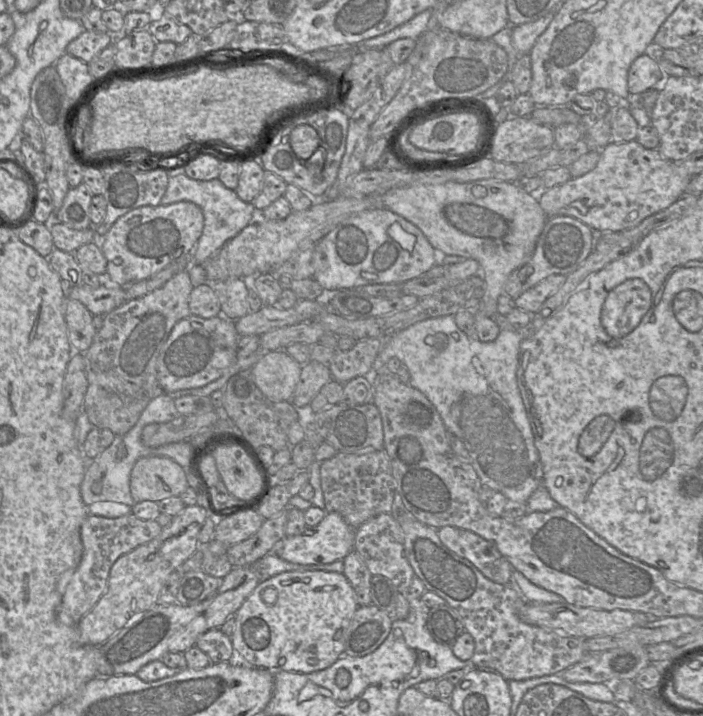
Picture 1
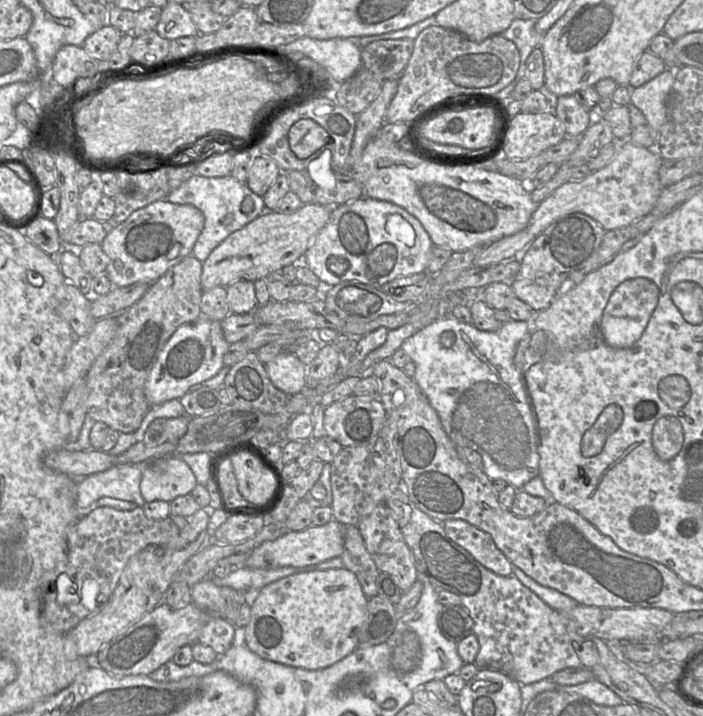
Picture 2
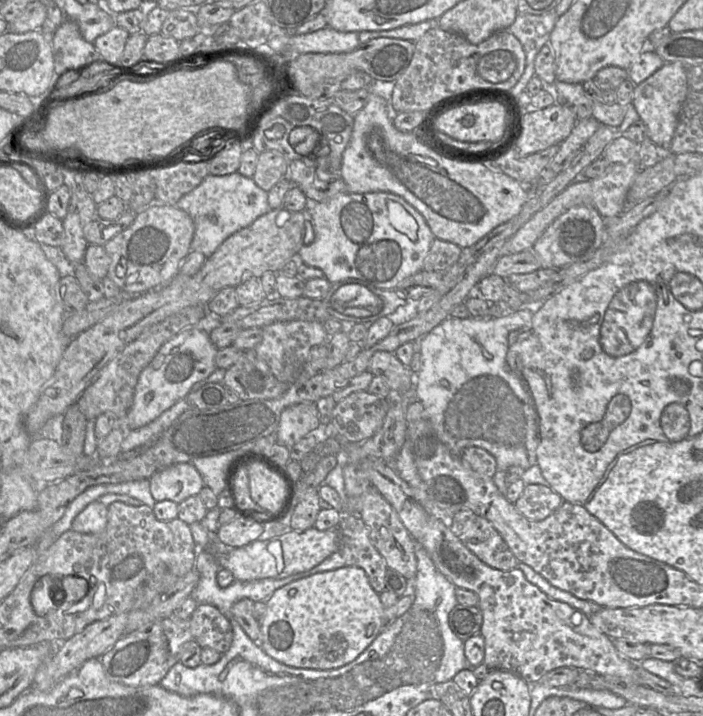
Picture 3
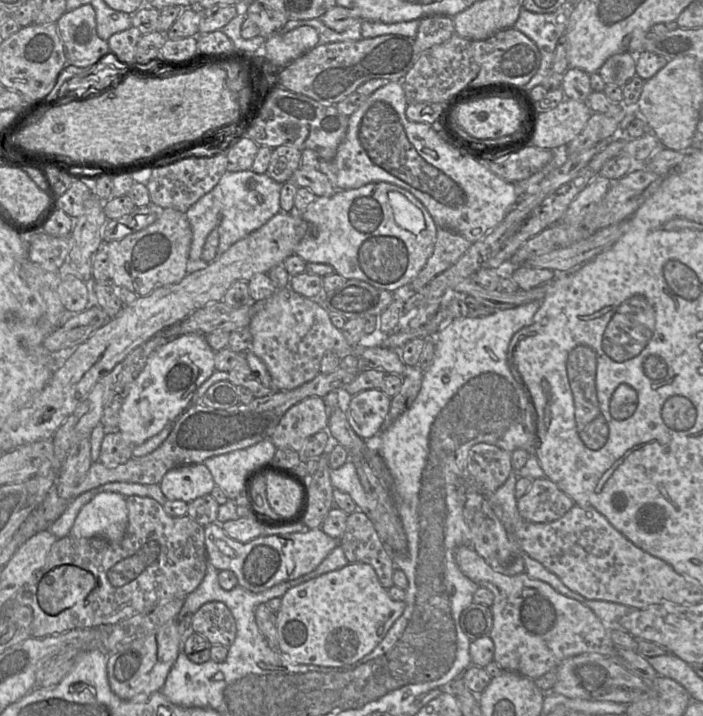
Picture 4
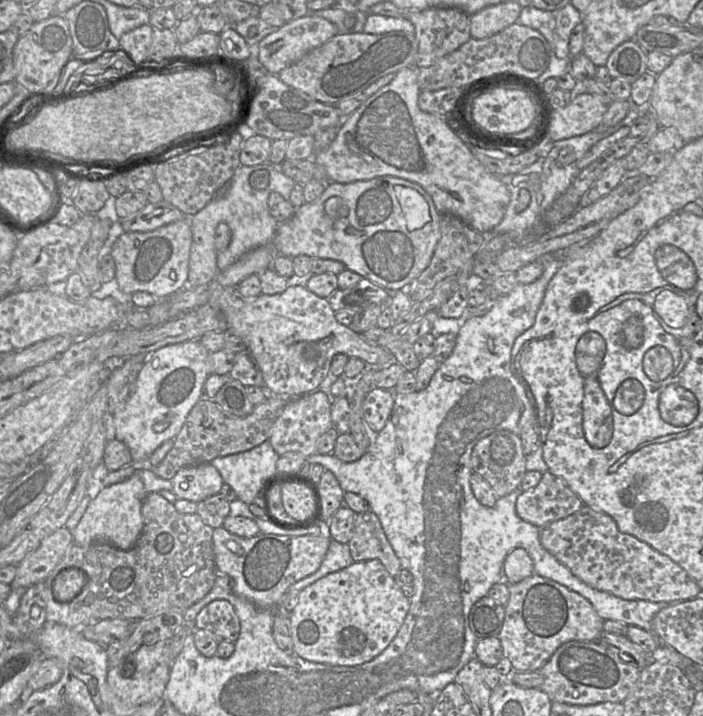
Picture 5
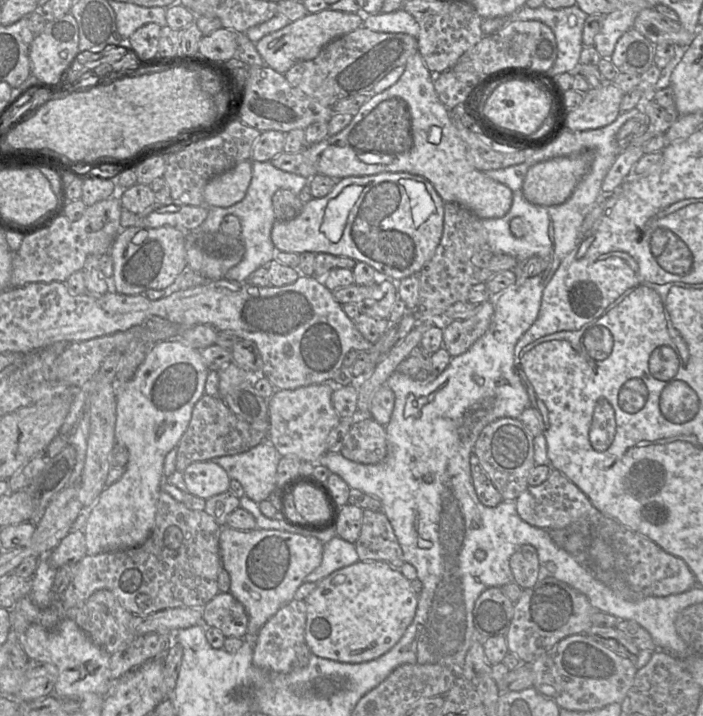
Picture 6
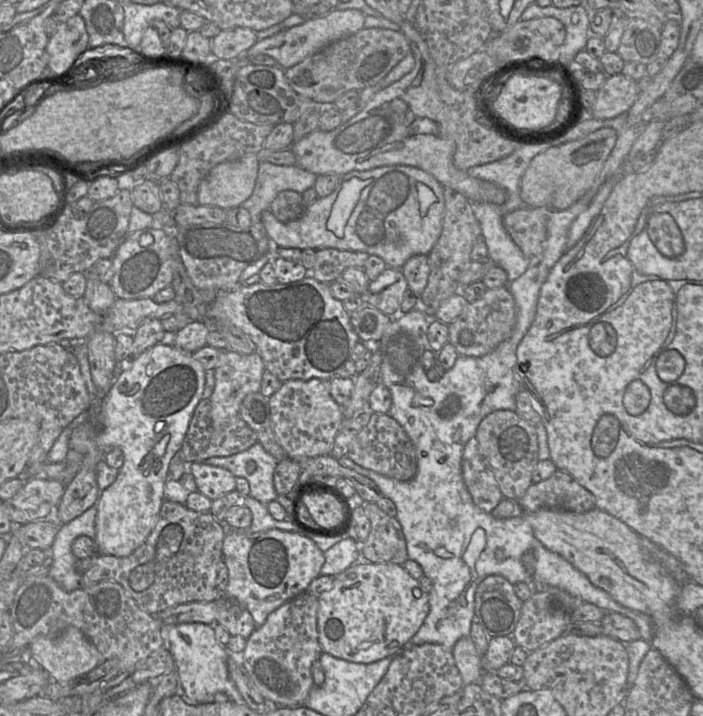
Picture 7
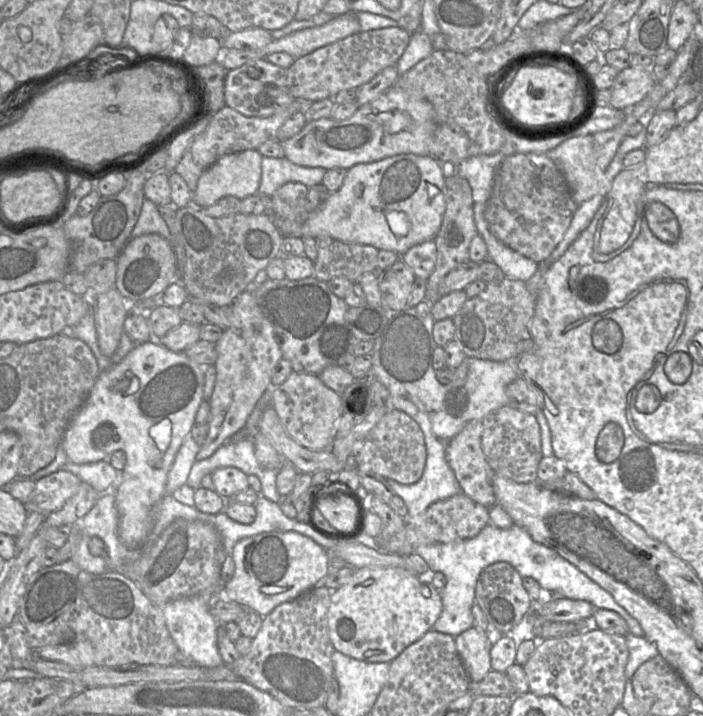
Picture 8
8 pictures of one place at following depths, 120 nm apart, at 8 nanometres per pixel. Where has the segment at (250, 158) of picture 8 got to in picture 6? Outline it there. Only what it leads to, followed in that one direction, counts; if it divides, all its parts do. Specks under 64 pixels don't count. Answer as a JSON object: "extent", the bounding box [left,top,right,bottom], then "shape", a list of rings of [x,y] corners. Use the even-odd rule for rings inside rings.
{"extent":[204,160,252,207],"shape":[[[245,160],[213,177],[204,188],[207,207],[229,207],[246,195],[252,179],[252,160]]]}

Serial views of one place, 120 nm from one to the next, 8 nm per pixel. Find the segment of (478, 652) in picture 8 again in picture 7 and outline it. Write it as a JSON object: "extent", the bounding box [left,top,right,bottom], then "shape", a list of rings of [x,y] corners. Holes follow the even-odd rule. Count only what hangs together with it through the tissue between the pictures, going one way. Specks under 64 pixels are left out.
{"extent":[453,635,484,686],"shape":[[[469,635],[462,637],[455,643],[453,655],[464,686],[479,683],[484,673],[484,656],[478,653]]]}

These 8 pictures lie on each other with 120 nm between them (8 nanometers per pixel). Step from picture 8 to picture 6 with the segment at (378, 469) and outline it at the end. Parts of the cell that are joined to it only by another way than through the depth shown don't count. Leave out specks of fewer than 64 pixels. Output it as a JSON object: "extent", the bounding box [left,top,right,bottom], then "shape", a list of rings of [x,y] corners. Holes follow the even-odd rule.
{"extent":[340,417,388,464],"shape":[[[372,417],[357,419],[350,427],[340,453],[362,464],[377,464],[388,453],[385,426]]]}

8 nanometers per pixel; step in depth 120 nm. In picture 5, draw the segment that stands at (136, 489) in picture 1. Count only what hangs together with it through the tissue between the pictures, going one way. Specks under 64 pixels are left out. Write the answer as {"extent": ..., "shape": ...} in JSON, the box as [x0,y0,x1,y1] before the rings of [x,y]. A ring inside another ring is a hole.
{"extent":[170,462,224,503],"shape":[[[209,462],[185,466],[170,481],[178,499],[196,503],[220,493],[224,484],[220,472]]]}

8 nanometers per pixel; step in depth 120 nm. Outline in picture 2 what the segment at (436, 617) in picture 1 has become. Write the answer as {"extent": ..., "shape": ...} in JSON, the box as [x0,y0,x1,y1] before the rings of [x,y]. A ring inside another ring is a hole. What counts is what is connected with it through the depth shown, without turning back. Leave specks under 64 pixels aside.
{"extent":[438,605,474,643],"shape":[[[444,605],[438,614],[438,627],[449,641],[459,643],[473,634],[474,622],[463,605]]]}

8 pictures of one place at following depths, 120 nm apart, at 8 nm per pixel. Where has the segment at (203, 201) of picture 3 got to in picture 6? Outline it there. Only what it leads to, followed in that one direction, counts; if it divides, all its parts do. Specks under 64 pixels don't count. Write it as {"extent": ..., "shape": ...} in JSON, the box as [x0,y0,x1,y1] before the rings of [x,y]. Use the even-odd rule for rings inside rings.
{"extent":[199,161,309,282],"shape":[[[252,161],[252,179],[245,197],[238,203],[229,207],[208,207],[208,215],[199,226],[205,232],[218,232],[223,218],[229,214],[237,216],[241,223],[240,238],[245,246],[242,260],[232,267],[225,275],[228,280],[246,282],[248,277],[259,267],[267,266],[276,255],[276,248],[271,240],[271,230],[276,221],[272,205],[272,197],[279,189],[287,189],[299,195],[309,180],[303,176],[285,172],[274,167],[270,161]]]}

